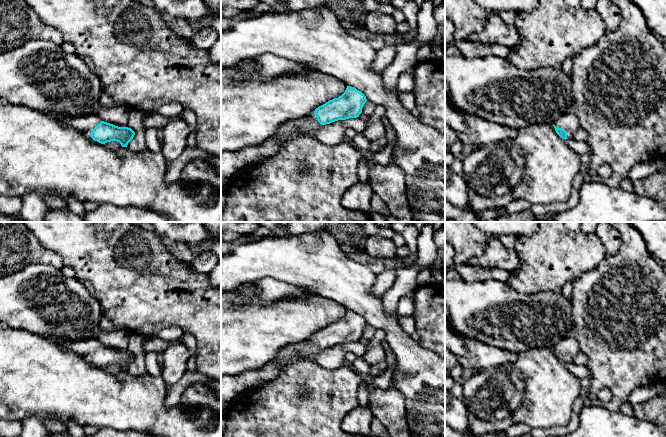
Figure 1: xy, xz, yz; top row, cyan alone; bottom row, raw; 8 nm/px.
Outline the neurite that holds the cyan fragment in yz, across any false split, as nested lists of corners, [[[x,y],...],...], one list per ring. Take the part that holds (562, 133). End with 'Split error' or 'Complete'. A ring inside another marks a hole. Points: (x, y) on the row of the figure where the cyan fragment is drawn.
[[[572,112],[561,116],[553,125],[556,133],[563,139],[573,138],[580,124],[576,115]]]. Split error

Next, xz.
[[[347,86],[341,96],[319,106],[310,115],[282,124],[272,138],[278,139],[292,132],[313,132],[322,125],[338,120],[357,118],[362,113],[362,108],[366,102],[366,96],[361,91]]]. Split error

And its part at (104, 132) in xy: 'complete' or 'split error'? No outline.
split error

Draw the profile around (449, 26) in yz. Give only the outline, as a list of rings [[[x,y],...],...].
[[[446,18],[445,19],[445,42],[447,44],[452,44],[455,41],[455,25],[453,24],[453,22]]]

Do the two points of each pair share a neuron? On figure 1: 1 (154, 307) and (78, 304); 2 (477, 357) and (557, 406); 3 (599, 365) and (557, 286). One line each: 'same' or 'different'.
1: different
2: different
3: different

